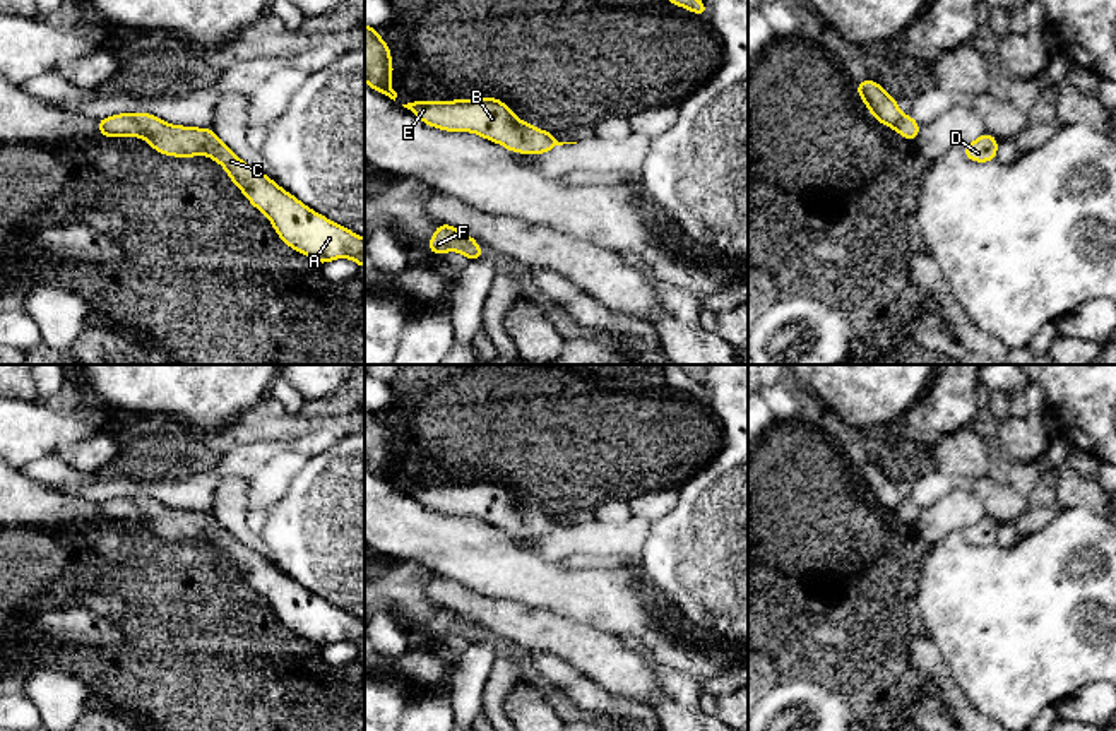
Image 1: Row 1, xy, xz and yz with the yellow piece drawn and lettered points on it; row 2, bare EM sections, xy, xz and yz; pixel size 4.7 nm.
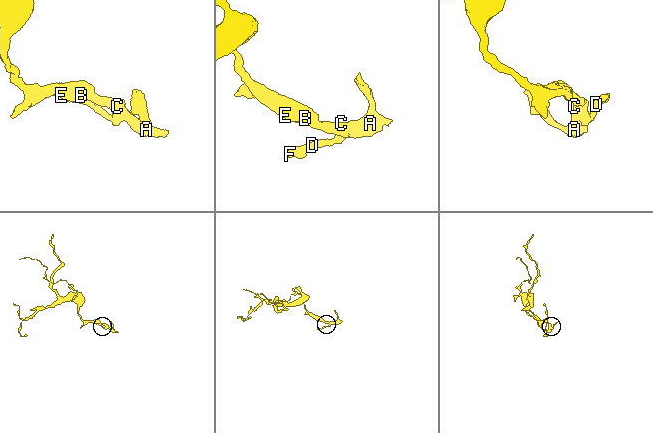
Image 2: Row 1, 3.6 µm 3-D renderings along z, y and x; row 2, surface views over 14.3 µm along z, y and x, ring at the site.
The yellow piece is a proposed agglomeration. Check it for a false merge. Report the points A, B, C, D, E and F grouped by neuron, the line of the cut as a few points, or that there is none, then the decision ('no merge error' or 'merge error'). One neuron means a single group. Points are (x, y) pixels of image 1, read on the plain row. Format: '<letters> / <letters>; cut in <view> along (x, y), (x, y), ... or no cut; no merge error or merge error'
A B C D E F; no cut; no merge error

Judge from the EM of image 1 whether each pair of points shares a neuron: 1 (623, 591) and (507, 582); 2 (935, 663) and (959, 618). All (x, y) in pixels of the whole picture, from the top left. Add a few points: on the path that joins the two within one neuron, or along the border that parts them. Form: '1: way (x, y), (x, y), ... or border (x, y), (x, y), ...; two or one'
1: way (594, 591), (565, 591), (546, 582), (536, 582); one
2: border (930, 637), (959, 689); two

